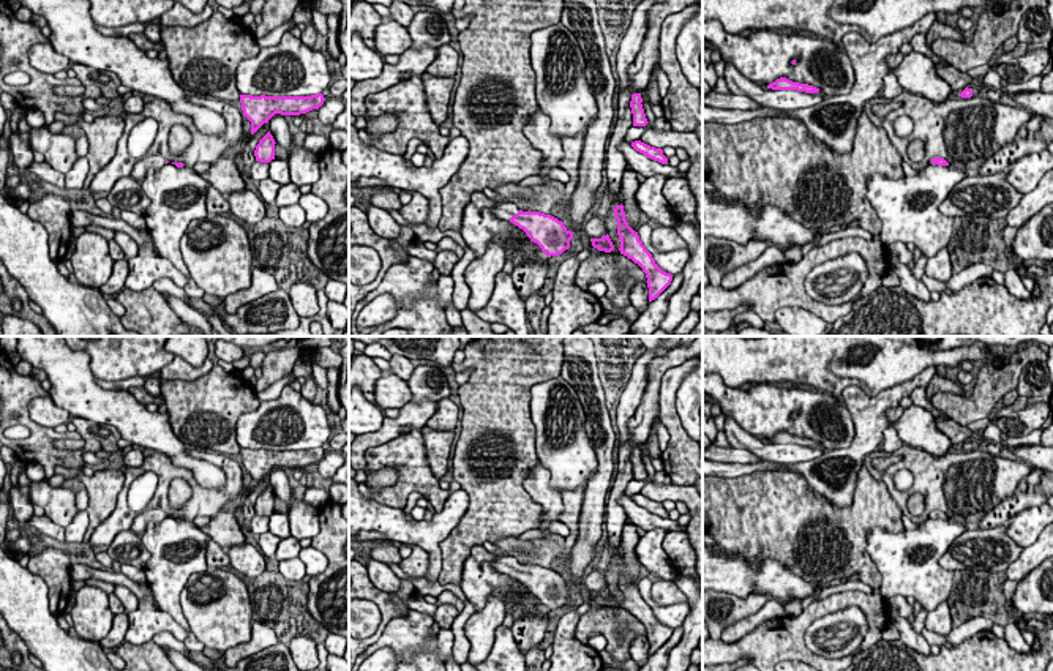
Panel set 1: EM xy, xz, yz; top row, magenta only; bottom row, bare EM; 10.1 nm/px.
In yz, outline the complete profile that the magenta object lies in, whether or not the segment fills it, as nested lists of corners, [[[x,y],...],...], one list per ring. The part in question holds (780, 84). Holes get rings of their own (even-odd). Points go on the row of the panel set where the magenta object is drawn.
[[[780,77],[775,82],[769,84],[767,88],[772,90],[797,90],[797,92],[805,92],[805,93],[818,93],[819,88],[808,85],[808,84],[799,84],[793,82],[786,77]]]

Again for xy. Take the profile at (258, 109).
[[[322,93],[311,96],[251,96],[240,95],[243,115],[251,122],[251,134],[254,134],[275,114],[300,115],[313,109],[319,109],[325,98]]]

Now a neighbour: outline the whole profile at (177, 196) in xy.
[[[172,163],[147,175],[142,189],[150,199],[144,213],[147,231],[161,257],[178,268],[188,283],[188,297],[202,298],[204,291],[193,281],[182,256],[180,240],[193,219],[204,219],[207,212],[207,188],[210,183],[193,167],[177,167]]]

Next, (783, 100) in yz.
[[[731,63],[725,65],[725,81],[733,95],[748,96],[755,103],[769,109],[796,111],[802,107],[811,107],[824,99],[819,92],[805,93],[797,90],[764,88],[742,76]]]

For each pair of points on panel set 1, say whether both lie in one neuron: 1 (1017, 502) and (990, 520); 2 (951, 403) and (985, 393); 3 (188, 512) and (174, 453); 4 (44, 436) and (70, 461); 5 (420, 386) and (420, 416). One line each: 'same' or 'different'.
1: same
2: same
3: different
4: same
5: different

